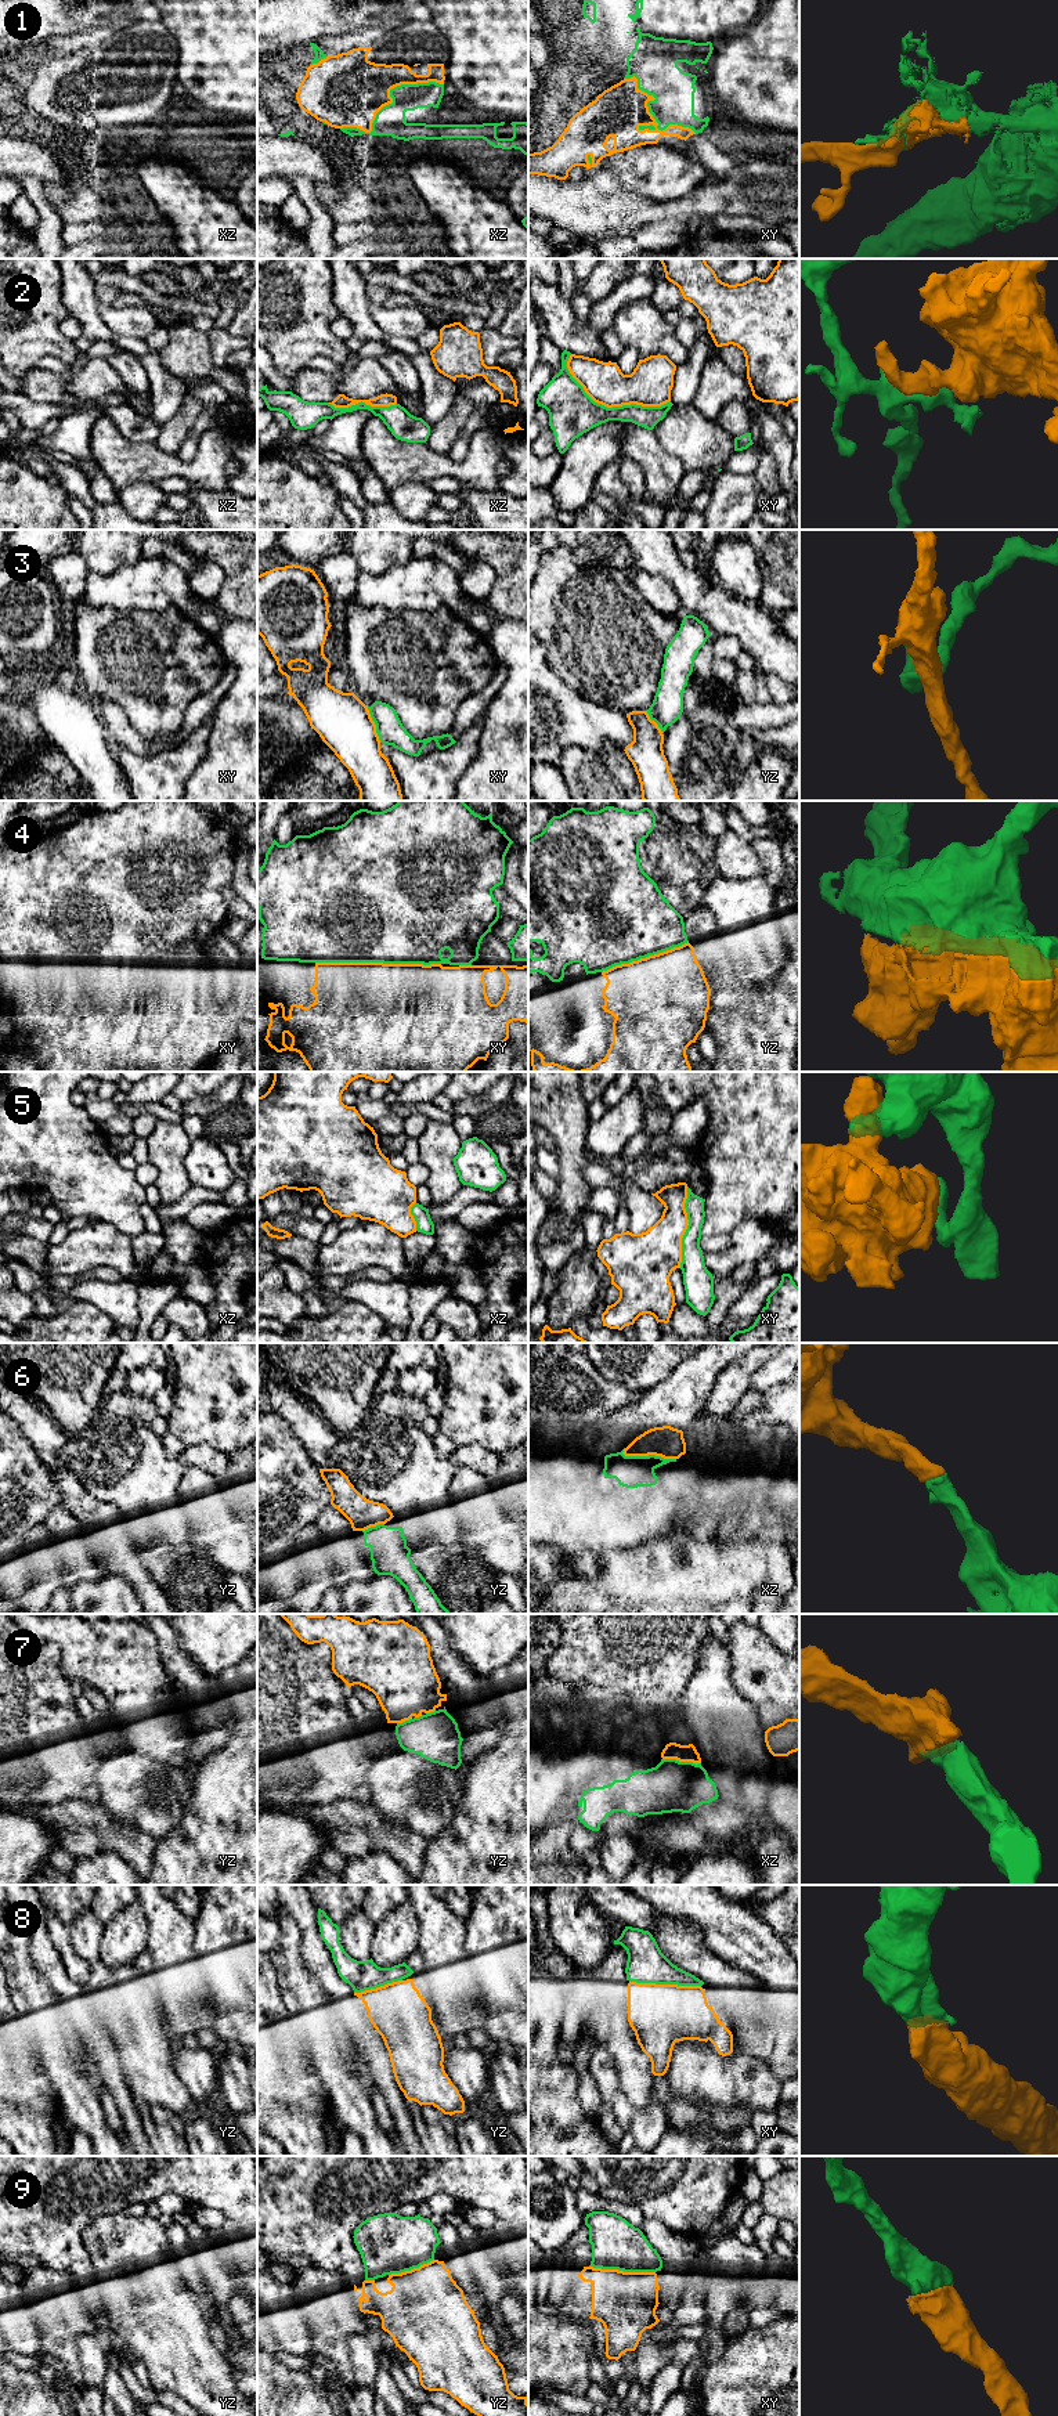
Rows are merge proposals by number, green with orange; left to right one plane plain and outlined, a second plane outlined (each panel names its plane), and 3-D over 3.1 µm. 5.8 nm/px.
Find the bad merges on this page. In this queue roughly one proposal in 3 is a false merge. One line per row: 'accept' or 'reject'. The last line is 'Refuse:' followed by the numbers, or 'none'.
1: reject
2: reject
3: reject
4: accept
5: reject
6: accept
7: accept
8: accept
9: accept
Refuse: 1, 2, 3, 5

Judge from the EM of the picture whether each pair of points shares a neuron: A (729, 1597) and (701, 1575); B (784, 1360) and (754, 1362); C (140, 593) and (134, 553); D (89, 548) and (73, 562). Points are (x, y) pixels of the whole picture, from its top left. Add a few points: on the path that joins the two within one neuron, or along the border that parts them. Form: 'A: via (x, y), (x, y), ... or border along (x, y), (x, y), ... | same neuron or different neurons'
A: via (722, 1596), (708, 1582) | same neuron
B: border along (772, 1357), (751, 1376), (748, 1389) | different neurons
C: border along (143, 556), (136, 562), (122, 566) | different neurons
D: border along (78, 553), (89, 570) | different neurons

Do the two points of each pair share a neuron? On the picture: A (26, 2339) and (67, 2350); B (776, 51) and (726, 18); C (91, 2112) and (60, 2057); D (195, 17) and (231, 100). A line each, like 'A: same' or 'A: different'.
A: different
B: different
C: same
D: same

